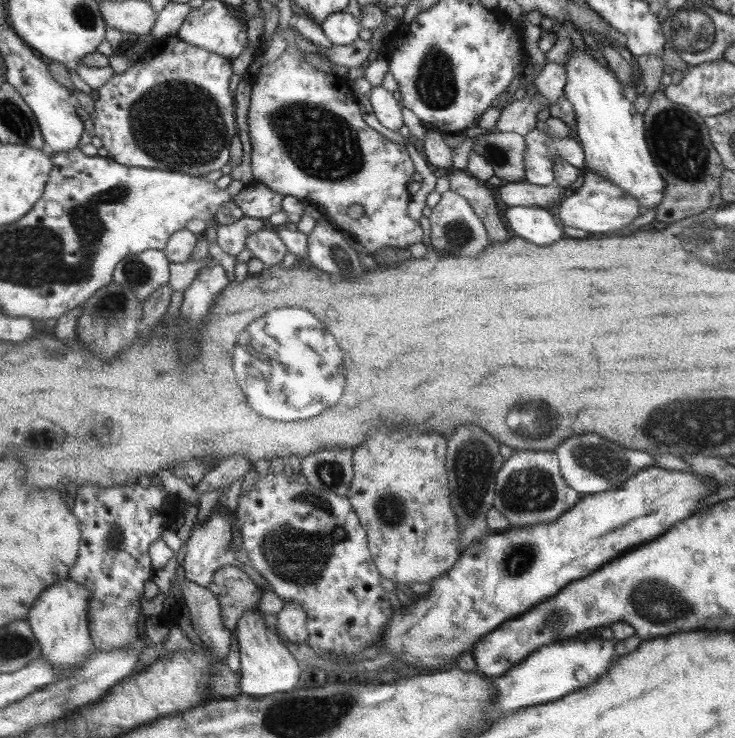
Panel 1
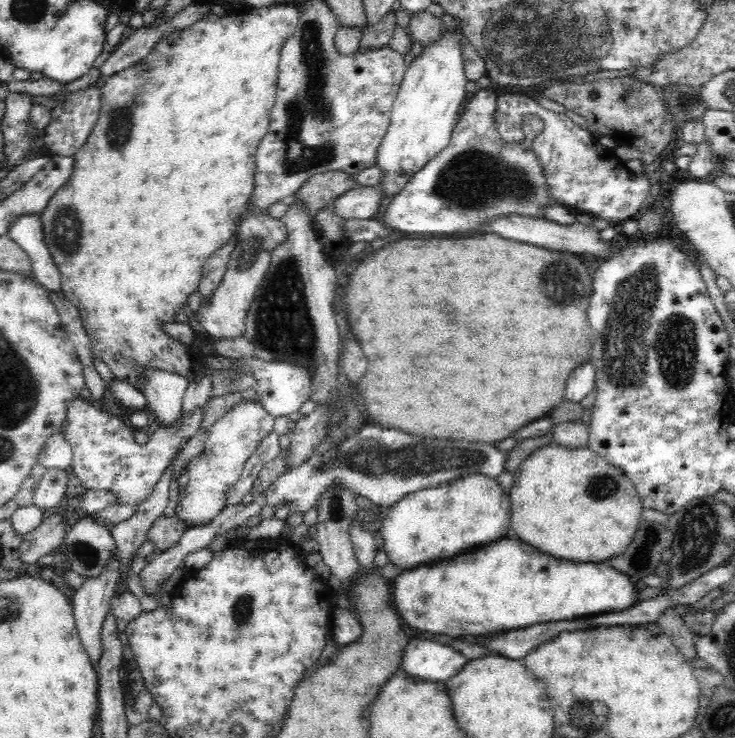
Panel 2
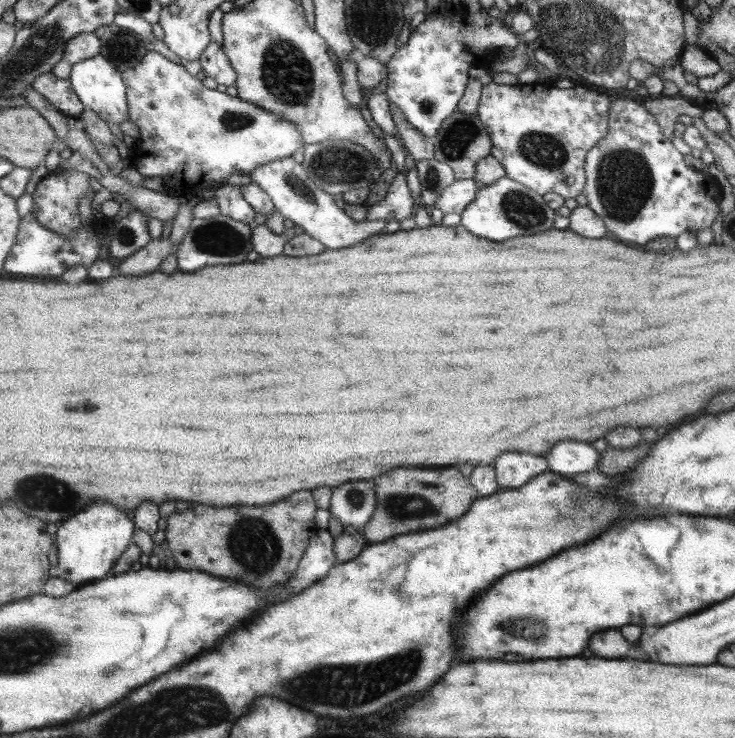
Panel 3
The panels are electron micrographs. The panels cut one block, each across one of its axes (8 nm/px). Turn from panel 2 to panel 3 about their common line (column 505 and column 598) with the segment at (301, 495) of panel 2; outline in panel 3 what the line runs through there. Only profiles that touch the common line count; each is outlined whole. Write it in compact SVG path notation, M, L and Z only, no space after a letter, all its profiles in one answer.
M571 440L557 442L553 448L549 448L546 455L545 459L548 460L551 472L570 478L575 474L597 470L597 462L599 462L599 453L593 446Z

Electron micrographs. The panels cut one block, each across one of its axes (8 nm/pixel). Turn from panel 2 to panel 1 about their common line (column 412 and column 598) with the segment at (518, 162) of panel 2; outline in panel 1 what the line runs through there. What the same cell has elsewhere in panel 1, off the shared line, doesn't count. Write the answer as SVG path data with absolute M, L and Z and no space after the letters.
M584 169L583 182L576 193L562 199L555 207L555 213L562 224L591 232L591 234L607 234L613 230L623 230L623 226L631 224L639 216L638 200L628 192L622 191L612 181Z

